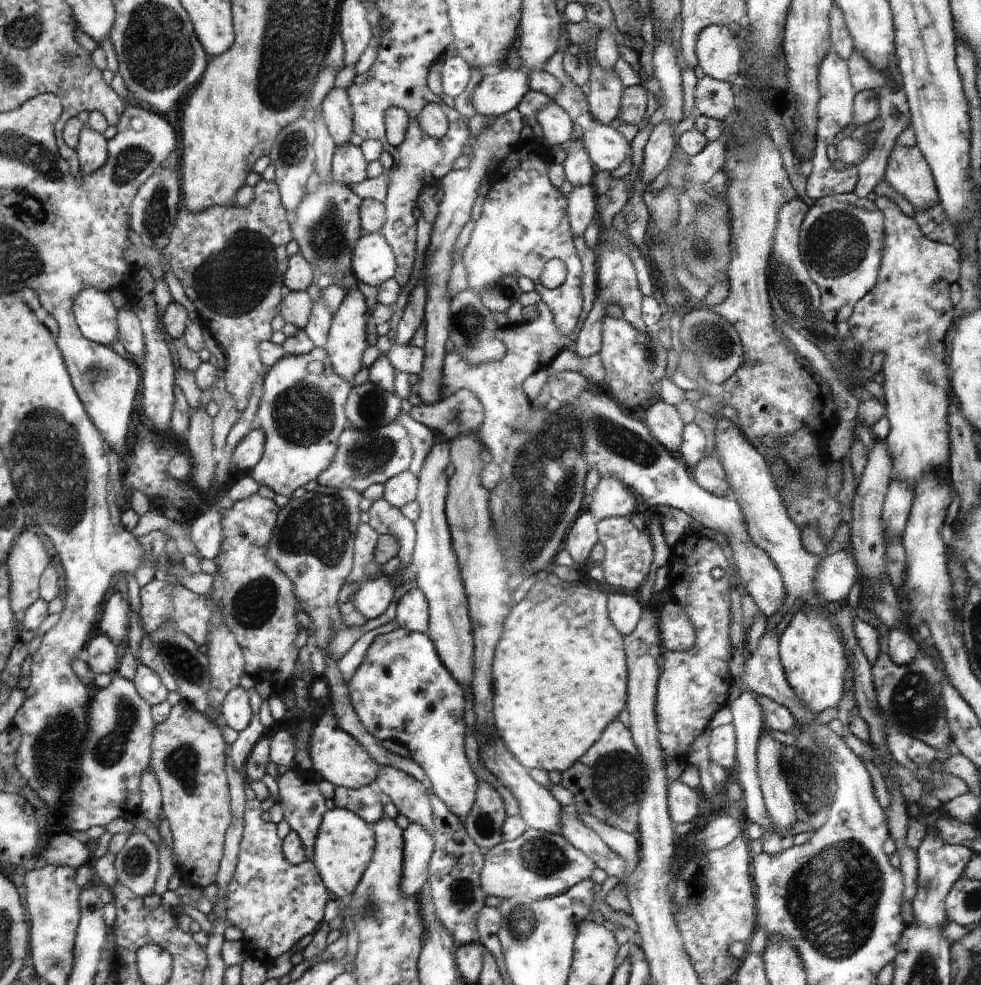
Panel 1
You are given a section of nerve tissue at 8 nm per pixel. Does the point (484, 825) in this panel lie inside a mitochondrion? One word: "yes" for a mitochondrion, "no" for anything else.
yes

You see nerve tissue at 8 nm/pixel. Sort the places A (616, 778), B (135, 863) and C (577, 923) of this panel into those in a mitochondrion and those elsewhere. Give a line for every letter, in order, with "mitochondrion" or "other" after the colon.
A: mitochondrion
B: mitochondrion
C: other

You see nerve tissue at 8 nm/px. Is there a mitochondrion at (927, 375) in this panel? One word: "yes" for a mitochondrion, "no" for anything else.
yes

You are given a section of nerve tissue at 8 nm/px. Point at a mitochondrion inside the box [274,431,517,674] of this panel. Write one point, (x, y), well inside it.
(315, 531)

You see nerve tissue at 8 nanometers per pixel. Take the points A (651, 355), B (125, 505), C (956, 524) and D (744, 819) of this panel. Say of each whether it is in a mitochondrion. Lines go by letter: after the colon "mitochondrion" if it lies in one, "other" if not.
A: mitochondrion
B: other
C: other
D: other

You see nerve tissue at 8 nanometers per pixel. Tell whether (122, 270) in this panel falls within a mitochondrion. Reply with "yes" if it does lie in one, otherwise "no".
no

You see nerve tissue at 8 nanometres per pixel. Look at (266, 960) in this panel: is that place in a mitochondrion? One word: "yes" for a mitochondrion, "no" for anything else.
no

